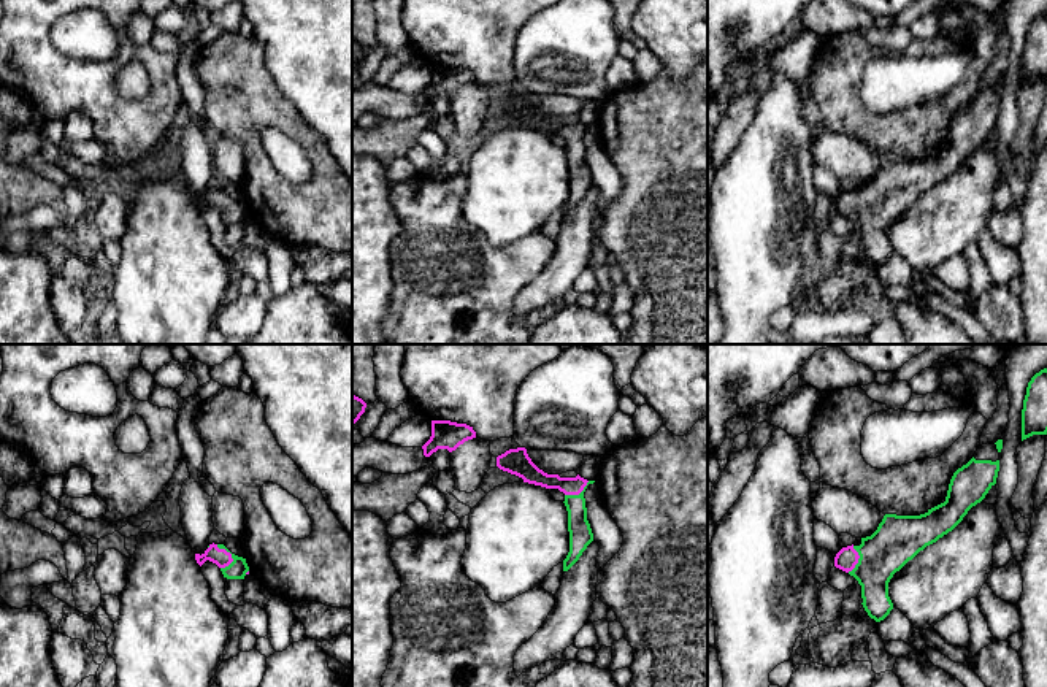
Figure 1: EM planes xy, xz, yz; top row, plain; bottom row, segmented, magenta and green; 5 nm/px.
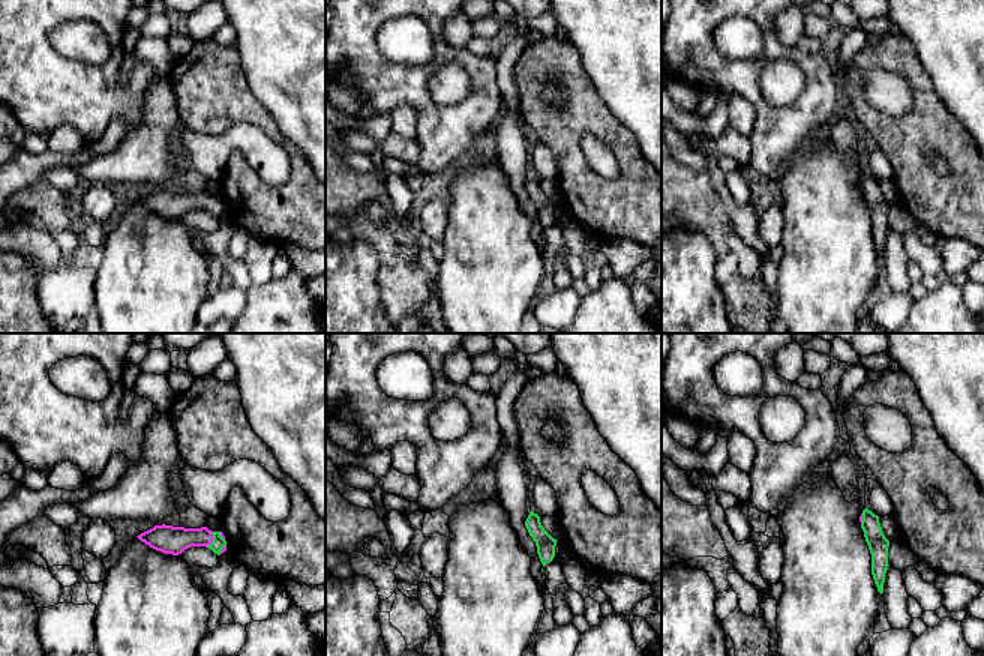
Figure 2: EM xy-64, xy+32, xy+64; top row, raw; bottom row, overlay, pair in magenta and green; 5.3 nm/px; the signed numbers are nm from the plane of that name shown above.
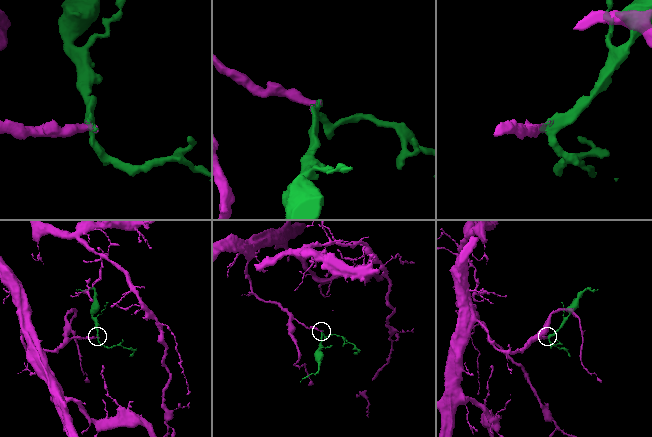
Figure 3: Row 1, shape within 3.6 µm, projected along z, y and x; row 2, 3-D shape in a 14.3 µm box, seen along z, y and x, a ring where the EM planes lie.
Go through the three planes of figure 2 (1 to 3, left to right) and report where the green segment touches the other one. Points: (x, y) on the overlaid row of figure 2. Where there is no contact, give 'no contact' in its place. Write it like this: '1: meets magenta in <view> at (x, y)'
1: meets magenta in xy-64 at (212, 539)
2: no contact
3: meets magenta in xy+64 at (861, 518)

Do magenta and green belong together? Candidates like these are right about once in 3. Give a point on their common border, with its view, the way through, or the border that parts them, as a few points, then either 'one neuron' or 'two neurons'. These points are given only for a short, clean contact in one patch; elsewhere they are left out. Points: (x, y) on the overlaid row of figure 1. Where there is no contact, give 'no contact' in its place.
xy (230, 554) | across xy (221, 557), (230, 554), (232, 565), (237, 570) | one neuron

